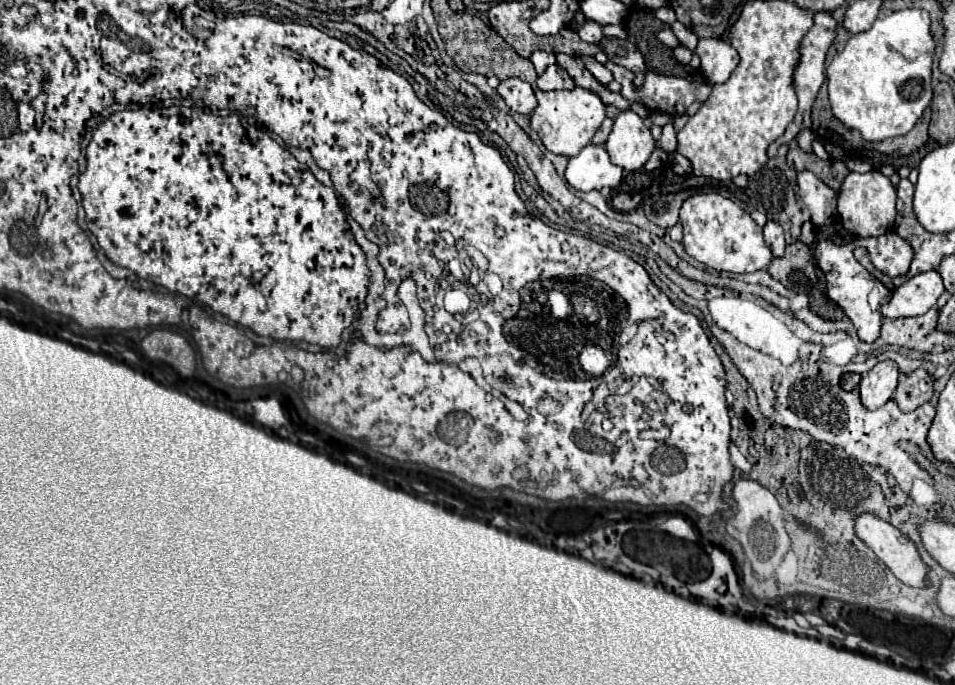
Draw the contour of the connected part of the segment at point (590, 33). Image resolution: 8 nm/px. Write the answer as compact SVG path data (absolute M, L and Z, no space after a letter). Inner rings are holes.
M587 20L581 28L579 28L579 36L585 40L585 42L593 42L593 44L599 44L599 40L603 38L603 26L593 22L593 20Z

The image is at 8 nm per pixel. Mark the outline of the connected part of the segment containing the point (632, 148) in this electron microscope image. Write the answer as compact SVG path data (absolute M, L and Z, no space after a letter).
M627 110L617 116L605 148L613 164L623 170L639 170L655 150L655 142L643 120L633 110Z

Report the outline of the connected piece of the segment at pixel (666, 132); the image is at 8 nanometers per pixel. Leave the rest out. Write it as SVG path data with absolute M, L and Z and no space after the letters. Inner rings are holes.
M667 124L667 126L663 126L663 136L661 136L661 140L659 140L659 146L665 150L665 152L675 152L675 148L677 148L677 138L675 138L677 134L675 134L675 130L673 130L673 124Z

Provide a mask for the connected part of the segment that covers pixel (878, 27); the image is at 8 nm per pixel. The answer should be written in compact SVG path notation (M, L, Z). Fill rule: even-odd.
M919 8L891 12L885 18L877 18L871 30L853 34L845 44L843 52L837 54L833 62L827 66L829 102L835 118L845 126L859 130L861 136L869 142L879 142L879 140L907 134L921 118L923 110L929 106L933 98L931 66L933 66L935 48L937 42L931 34L931 18L927 10L919 10Z

